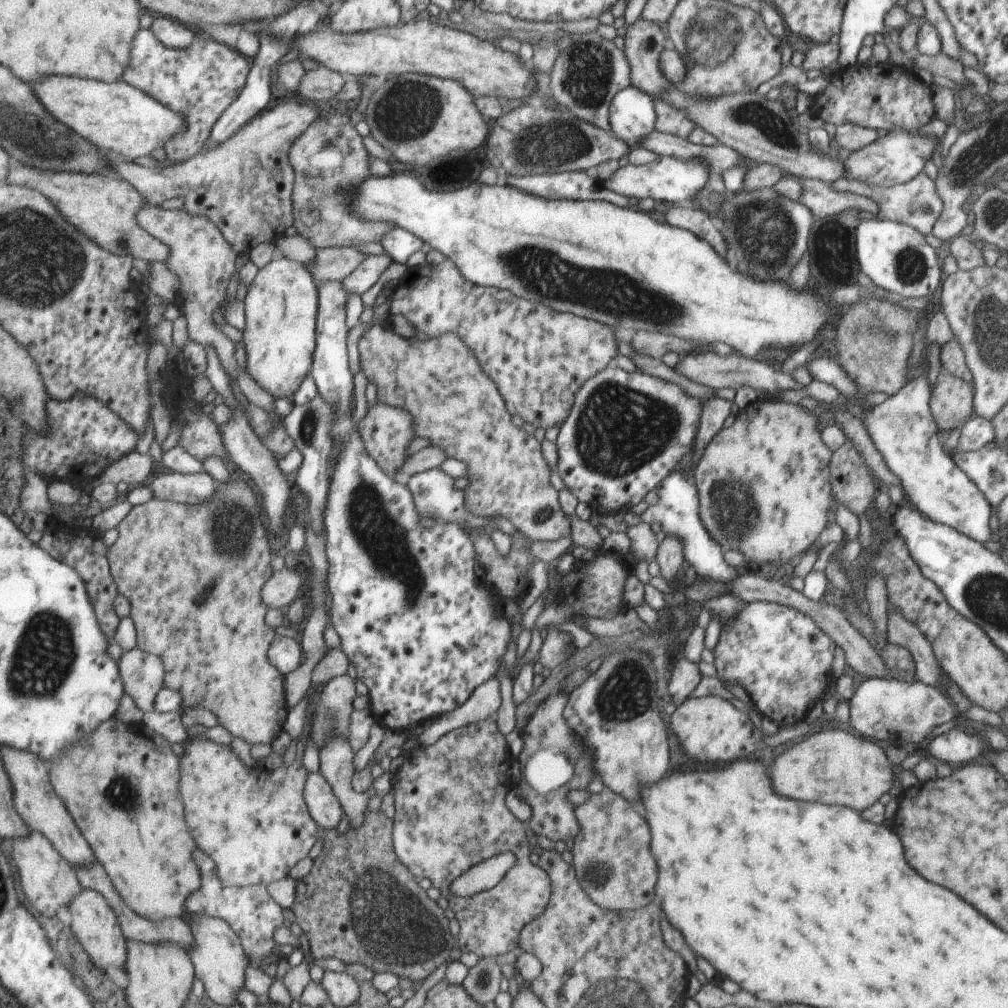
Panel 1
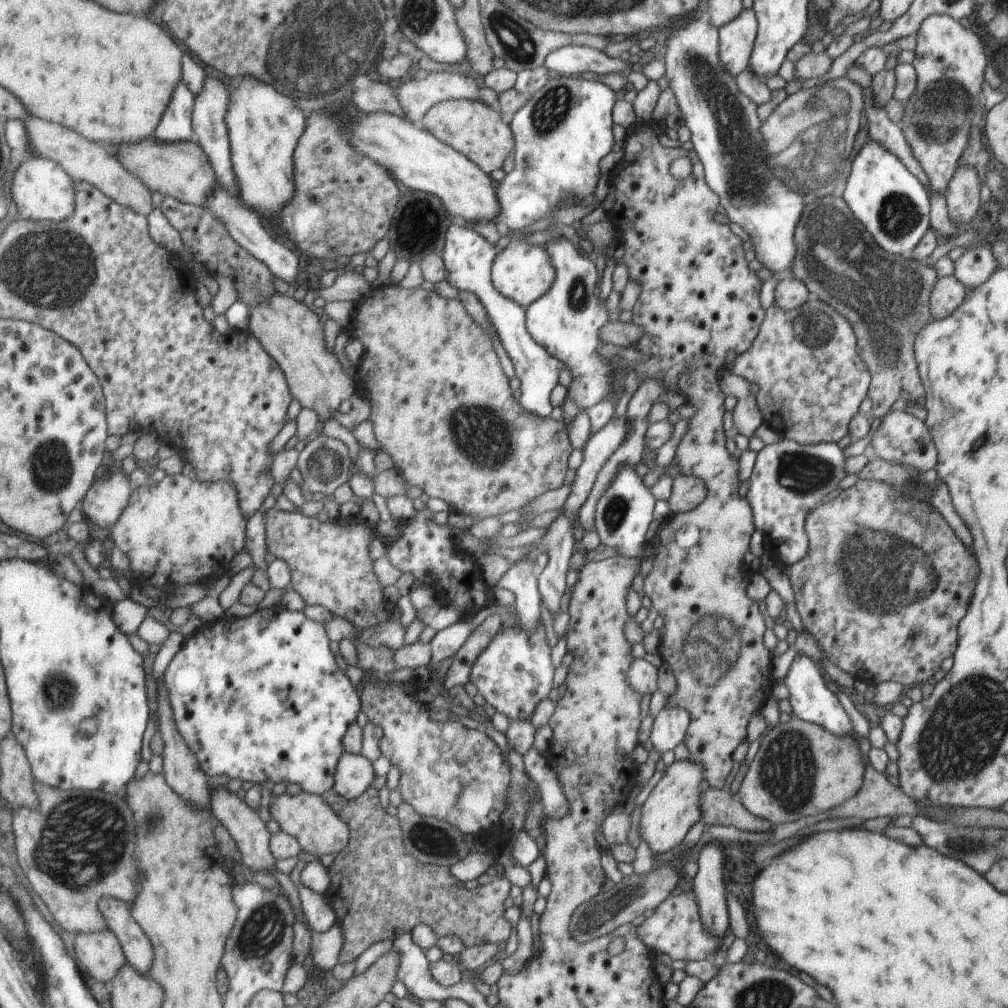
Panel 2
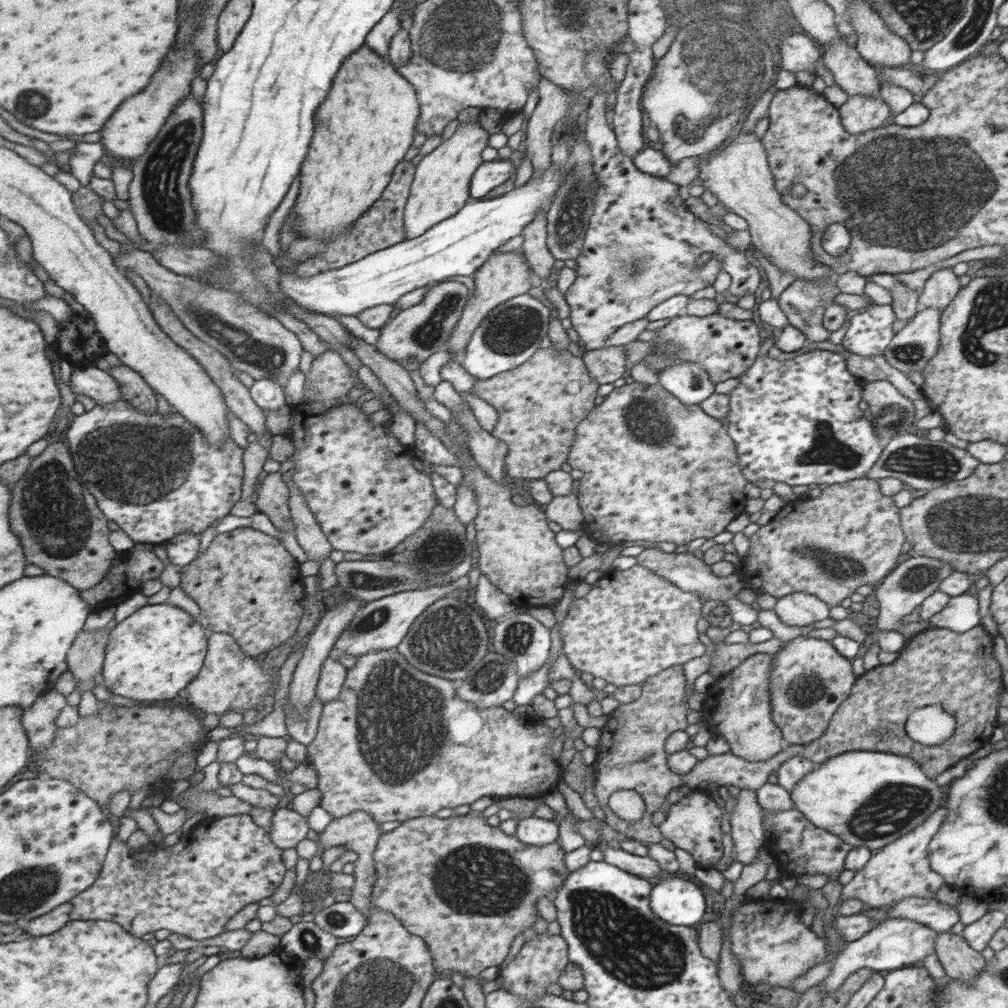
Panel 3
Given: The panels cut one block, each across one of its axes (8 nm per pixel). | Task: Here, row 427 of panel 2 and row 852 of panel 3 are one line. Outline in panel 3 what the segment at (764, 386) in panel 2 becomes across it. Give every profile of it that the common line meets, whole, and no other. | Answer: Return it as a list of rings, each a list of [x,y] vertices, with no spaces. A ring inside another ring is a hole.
[[[795,808],[783,811],[762,810],[762,829],[767,838],[764,846],[774,856],[777,866],[798,878],[809,878],[811,874],[825,874],[836,880],[843,870],[843,858],[851,845],[831,832],[815,827]]]

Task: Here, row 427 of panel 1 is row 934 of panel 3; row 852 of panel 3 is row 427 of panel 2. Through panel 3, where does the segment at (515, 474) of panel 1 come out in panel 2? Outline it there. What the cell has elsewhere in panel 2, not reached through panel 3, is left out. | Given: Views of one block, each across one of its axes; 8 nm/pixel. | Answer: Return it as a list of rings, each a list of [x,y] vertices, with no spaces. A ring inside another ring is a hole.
[[[385,284],[373,287],[362,297],[359,297],[354,308],[354,315],[347,326],[351,339],[357,339],[363,347],[360,361],[354,370],[357,396],[367,400],[370,406],[369,420],[373,423],[374,439],[379,449],[383,450],[393,461],[399,476],[411,486],[417,486],[428,497],[441,498],[447,504],[450,512],[468,514],[474,521],[487,517],[498,517],[505,512],[517,510],[531,502],[539,495],[545,494],[551,488],[559,488],[563,484],[567,472],[567,456],[571,452],[568,434],[562,421],[550,417],[537,417],[534,414],[523,414],[522,408],[511,398],[511,390],[507,386],[507,378],[503,376],[497,356],[489,337],[476,320],[468,313],[461,300],[440,298],[434,291],[422,290],[418,287],[403,289],[399,285]]]

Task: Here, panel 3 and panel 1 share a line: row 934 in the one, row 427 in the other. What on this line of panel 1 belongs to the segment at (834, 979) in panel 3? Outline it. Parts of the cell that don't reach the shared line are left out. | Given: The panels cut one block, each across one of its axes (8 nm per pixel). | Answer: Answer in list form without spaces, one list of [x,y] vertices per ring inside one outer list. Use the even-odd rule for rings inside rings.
[[[923,361],[920,370],[915,378],[905,383],[903,389],[894,395],[889,396],[884,402],[862,409],[863,417],[860,418],[867,437],[871,439],[874,449],[882,456],[887,470],[894,477],[897,477],[904,494],[909,498],[911,506],[919,511],[919,515],[924,515],[932,519],[934,523],[941,523],[969,538],[975,539],[978,543],[983,543],[994,538],[992,534],[993,516],[990,504],[985,500],[980,490],[955,466],[952,458],[943,449],[940,434],[933,422],[931,406],[931,387],[926,378],[926,364]]]

